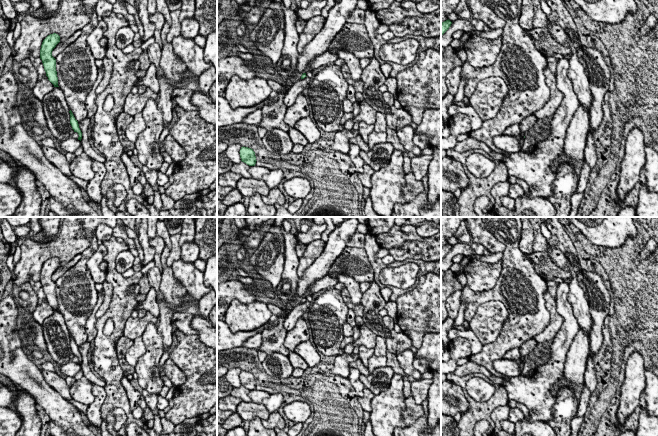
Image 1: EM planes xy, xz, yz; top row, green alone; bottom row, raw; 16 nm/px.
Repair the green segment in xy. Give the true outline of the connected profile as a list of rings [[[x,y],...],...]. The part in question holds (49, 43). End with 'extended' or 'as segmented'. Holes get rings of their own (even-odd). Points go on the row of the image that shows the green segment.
[[[50,34],[43,40],[40,49],[40,59],[42,60],[46,76],[54,87],[59,86],[56,71],[56,59],[52,56],[52,51],[59,42],[60,36],[58,34]]]; as segmented

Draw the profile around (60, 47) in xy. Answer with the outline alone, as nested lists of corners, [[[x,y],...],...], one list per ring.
[[[77,30],[76,32],[74,32],[68,39],[66,39],[63,42],[59,42],[56,47],[53,49],[52,51],[52,56],[54,58],[57,57],[58,54],[60,54],[62,51],[64,51],[64,49],[69,46],[70,44],[72,44],[73,42],[75,42],[77,40],[77,38],[81,35],[81,30]]]

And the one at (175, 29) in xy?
[[[175,10],[170,12],[171,26],[167,34],[167,41],[172,43],[173,39],[181,34],[181,22],[179,20],[181,10]]]

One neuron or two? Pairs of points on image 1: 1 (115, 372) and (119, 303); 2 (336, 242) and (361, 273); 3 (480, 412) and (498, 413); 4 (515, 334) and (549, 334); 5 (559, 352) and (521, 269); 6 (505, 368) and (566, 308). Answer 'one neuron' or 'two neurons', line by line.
1: one neuron
2: two neurons
3: two neurons
4: two neurons
5: two neurons
6: two neurons

